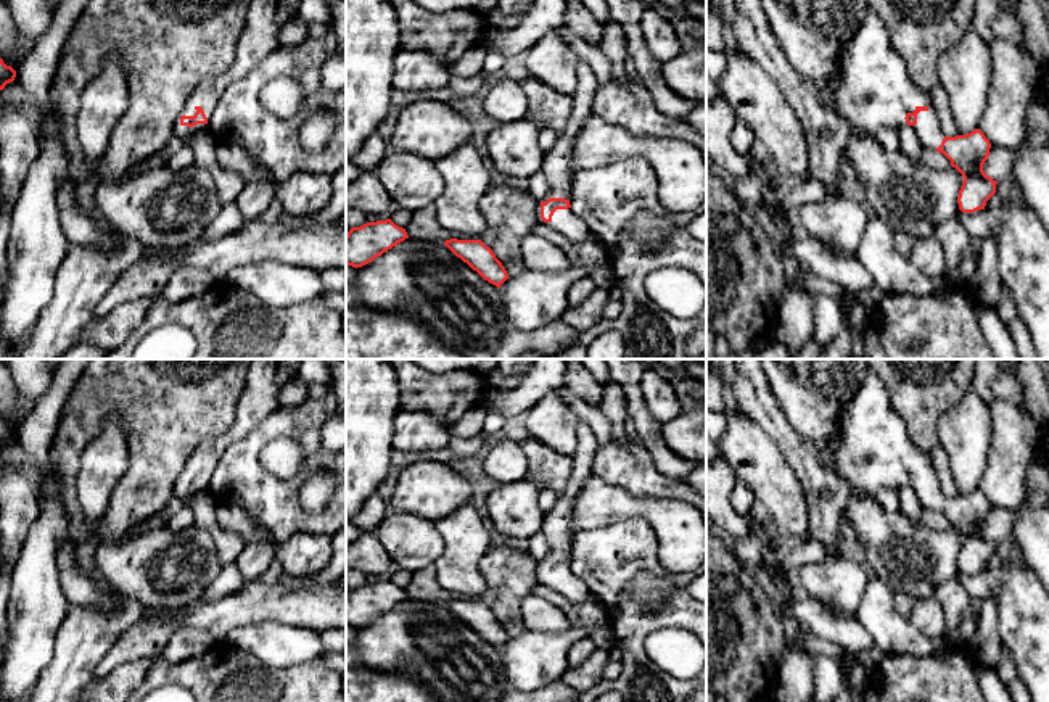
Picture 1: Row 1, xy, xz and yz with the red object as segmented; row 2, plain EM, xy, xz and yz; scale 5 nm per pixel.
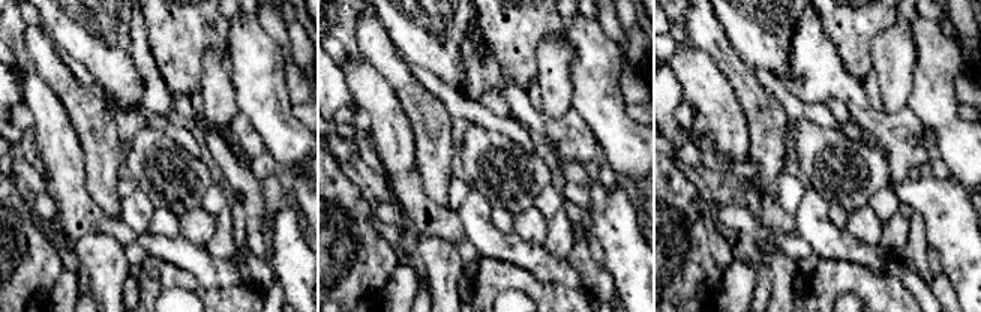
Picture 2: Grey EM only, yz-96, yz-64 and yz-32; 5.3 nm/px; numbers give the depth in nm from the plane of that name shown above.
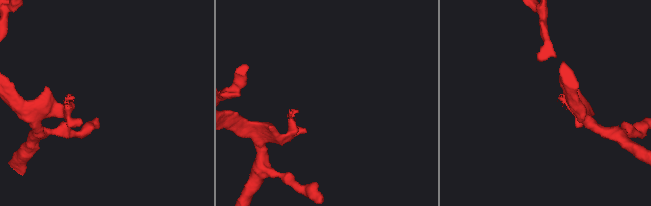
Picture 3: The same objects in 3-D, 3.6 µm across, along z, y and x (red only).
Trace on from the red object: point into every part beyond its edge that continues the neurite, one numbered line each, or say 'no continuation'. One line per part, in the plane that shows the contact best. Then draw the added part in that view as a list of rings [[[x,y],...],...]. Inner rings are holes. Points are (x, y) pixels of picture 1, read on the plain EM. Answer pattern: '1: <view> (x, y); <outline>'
1: xz (565, 582); [[[539,562],[537,580],[539,580],[539,584],[555,589],[557,593],[570,599],[574,605],[582,604],[590,596],[589,586],[579,576],[576,576],[571,568],[557,570],[552,576],[552,581],[544,583],[541,580],[541,562]]]

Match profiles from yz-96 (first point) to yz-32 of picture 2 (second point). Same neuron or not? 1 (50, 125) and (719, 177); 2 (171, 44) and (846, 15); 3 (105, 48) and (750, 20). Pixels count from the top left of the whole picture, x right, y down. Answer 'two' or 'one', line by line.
1: two
2: one
3: one

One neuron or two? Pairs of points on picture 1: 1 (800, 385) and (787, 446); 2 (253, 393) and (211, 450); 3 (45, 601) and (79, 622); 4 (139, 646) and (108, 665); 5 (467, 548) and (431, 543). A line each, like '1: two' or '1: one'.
1: two
2: one
3: two
4: one
5: two

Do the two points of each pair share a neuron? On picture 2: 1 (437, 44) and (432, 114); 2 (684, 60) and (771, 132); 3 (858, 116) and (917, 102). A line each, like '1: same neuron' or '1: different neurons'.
1: different neurons
2: different neurons
3: different neurons

